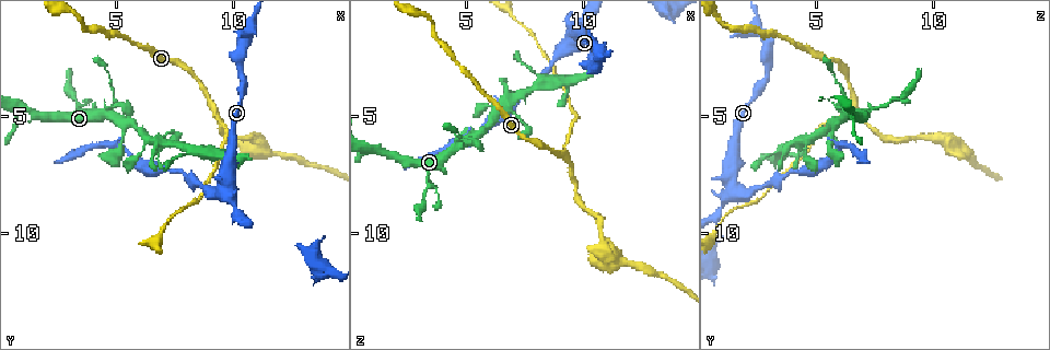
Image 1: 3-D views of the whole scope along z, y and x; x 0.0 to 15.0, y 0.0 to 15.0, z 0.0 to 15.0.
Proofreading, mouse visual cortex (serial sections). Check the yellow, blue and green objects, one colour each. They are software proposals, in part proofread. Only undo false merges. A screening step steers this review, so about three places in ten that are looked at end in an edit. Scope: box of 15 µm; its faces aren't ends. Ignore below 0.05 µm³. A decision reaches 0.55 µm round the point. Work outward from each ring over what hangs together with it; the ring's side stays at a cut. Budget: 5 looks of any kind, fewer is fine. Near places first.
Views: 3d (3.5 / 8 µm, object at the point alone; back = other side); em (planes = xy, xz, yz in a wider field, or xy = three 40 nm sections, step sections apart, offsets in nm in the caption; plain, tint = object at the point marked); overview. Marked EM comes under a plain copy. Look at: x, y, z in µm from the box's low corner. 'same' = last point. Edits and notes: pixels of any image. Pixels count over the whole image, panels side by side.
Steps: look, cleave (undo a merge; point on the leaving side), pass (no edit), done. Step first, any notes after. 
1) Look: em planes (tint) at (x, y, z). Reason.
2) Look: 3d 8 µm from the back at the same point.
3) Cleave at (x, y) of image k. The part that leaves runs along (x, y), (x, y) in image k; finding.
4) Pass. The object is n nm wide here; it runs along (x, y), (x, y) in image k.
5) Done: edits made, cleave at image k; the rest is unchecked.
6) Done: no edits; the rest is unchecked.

Look: em xy step 3 (tint) at (5.4, 5.3, 5.9).

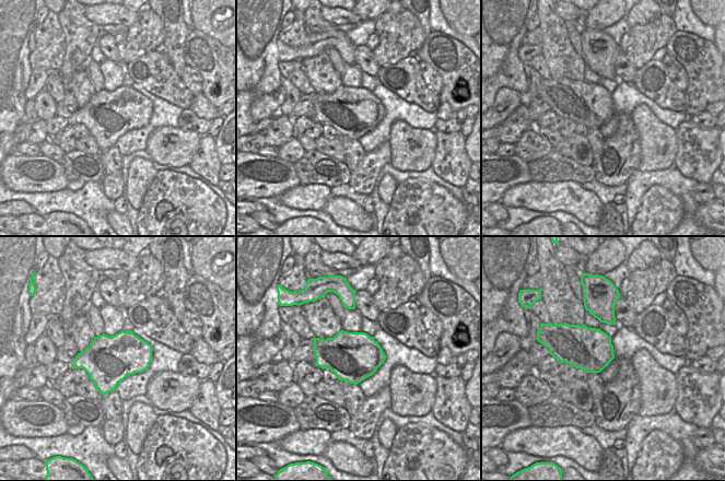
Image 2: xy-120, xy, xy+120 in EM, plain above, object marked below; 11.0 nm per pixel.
Look: 3d 3.5 µm at the same point. Wider look.

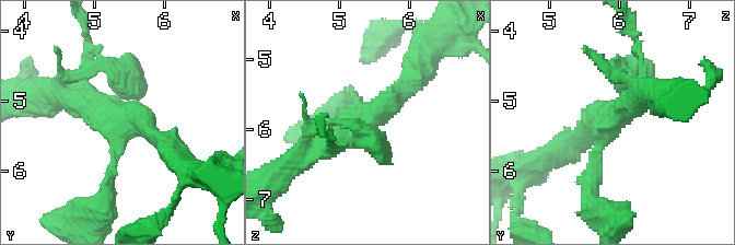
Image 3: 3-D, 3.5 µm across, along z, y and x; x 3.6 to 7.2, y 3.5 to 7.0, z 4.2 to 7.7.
Pass. It runs along (306, 155), (384, 108), (415, 78) in image 3; all the same cell.

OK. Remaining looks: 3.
Look: 3d 3.5 µm at (9.2, 4.7, 6.6). Three-way junction.

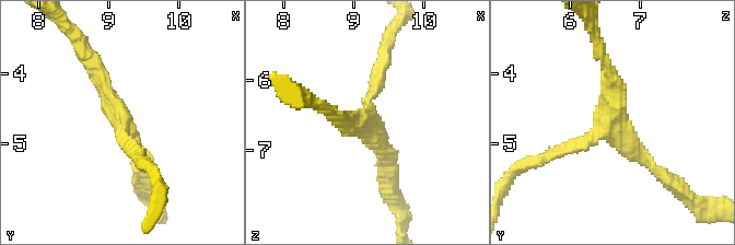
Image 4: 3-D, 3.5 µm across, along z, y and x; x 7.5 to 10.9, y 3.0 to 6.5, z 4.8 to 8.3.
Look: em xy step 1 (tint) at (9.20, 4.75, 6.55). Shape alone is not enough.

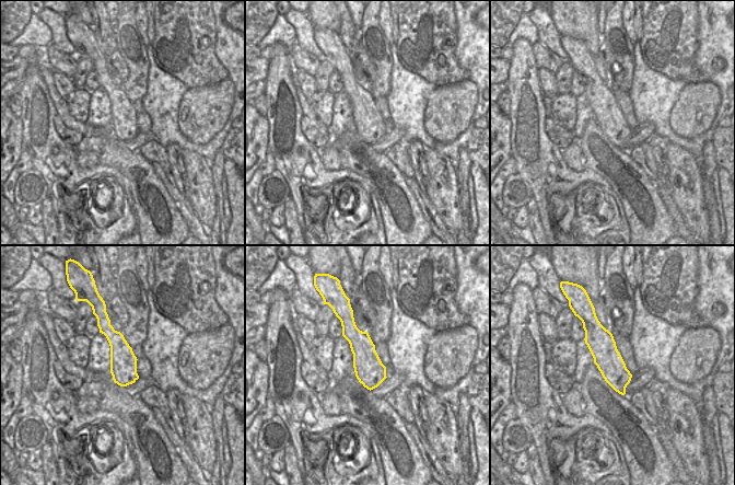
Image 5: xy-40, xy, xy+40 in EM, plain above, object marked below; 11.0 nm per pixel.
Pass. The arms are 200, 200, 200 nm wide; it runs along (88, 63), (141, 154), (144, 174) in image 4; one cell here.

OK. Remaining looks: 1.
Done: no edits; the rest is unchecked.

